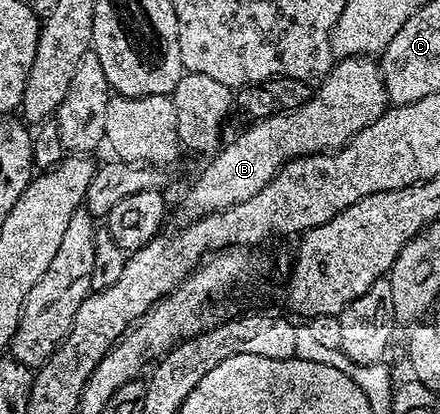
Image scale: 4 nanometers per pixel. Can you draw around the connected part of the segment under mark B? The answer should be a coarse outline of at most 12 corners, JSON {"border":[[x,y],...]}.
{"border":[[335,61],[300,108],[213,155],[187,219],[248,200],[287,162],[339,150],[388,108],[377,61]]}

